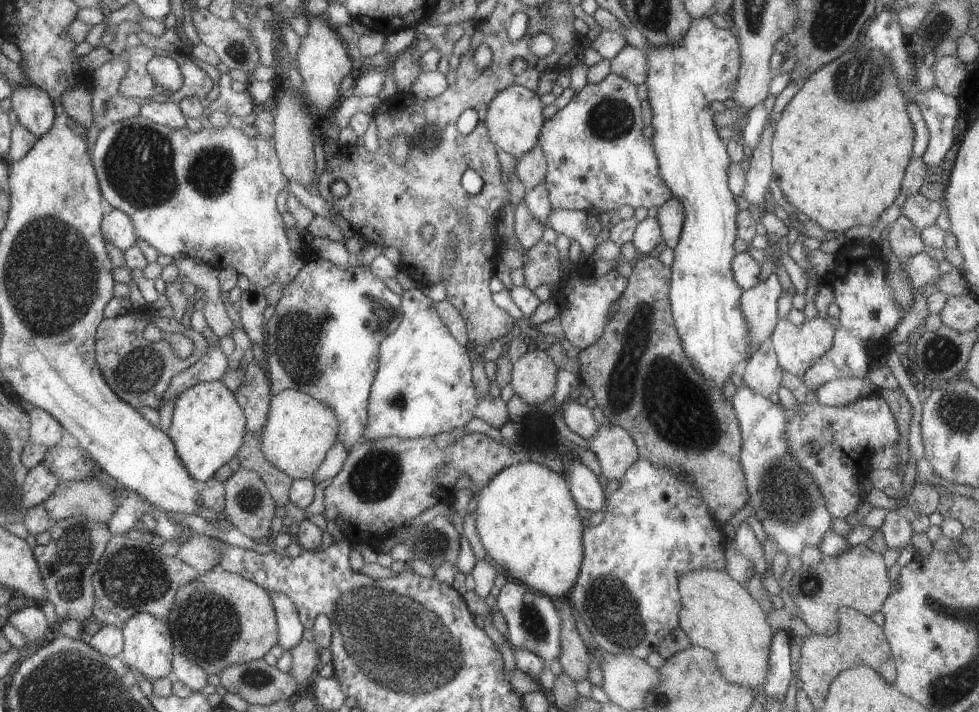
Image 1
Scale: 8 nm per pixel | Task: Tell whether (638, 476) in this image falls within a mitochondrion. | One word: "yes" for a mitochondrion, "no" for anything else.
no

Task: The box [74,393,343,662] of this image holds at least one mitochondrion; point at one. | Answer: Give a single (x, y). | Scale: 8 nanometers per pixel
(132, 576)

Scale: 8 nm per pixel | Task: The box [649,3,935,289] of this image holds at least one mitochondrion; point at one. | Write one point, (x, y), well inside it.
(856, 80)

